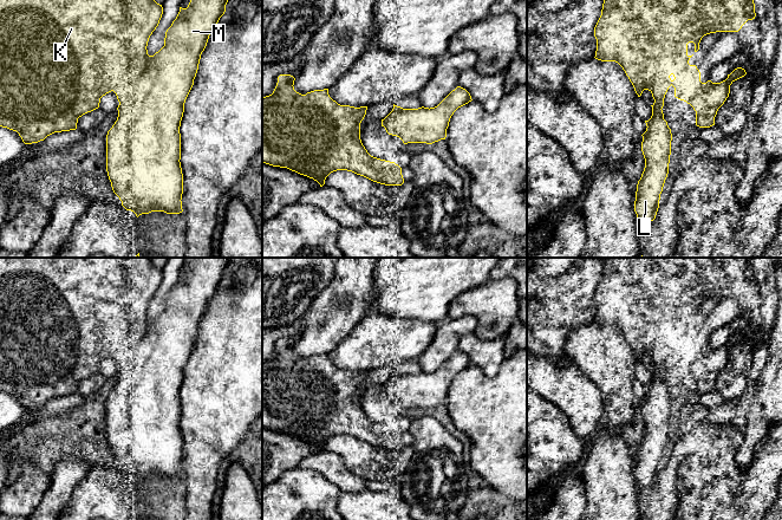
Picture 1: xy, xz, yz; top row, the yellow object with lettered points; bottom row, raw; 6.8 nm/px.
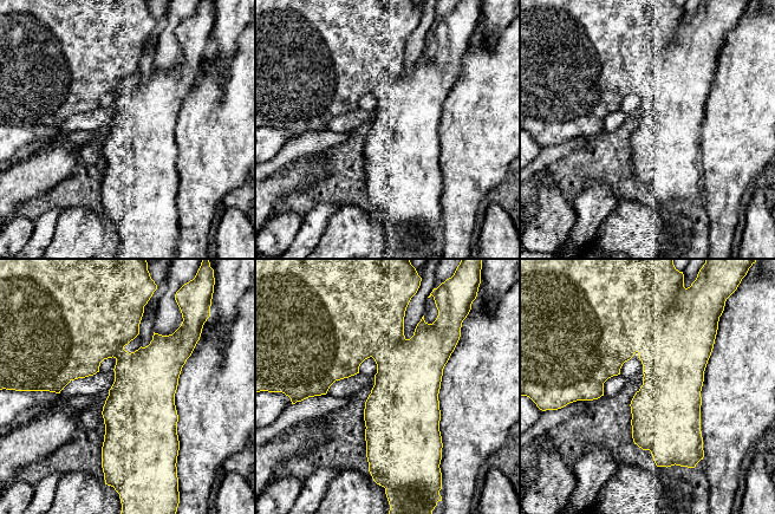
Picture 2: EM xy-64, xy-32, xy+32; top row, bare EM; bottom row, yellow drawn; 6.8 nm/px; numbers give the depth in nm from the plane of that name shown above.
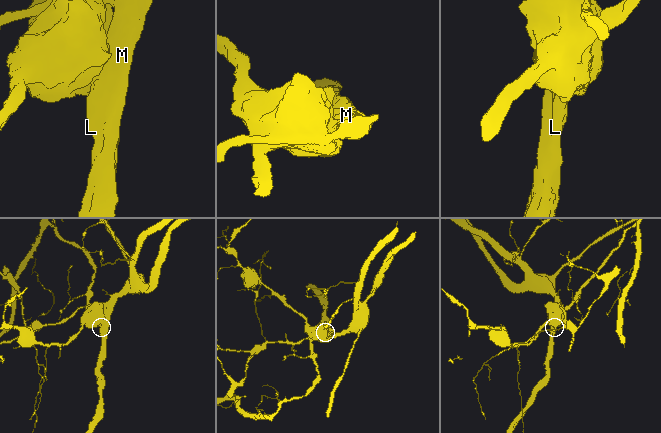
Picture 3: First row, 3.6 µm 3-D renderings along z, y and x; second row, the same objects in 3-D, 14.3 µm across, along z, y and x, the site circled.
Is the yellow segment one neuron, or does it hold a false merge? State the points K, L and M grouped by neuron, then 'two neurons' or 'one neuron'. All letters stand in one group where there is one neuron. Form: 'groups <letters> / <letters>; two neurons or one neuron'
groups K / L M; two neurons

